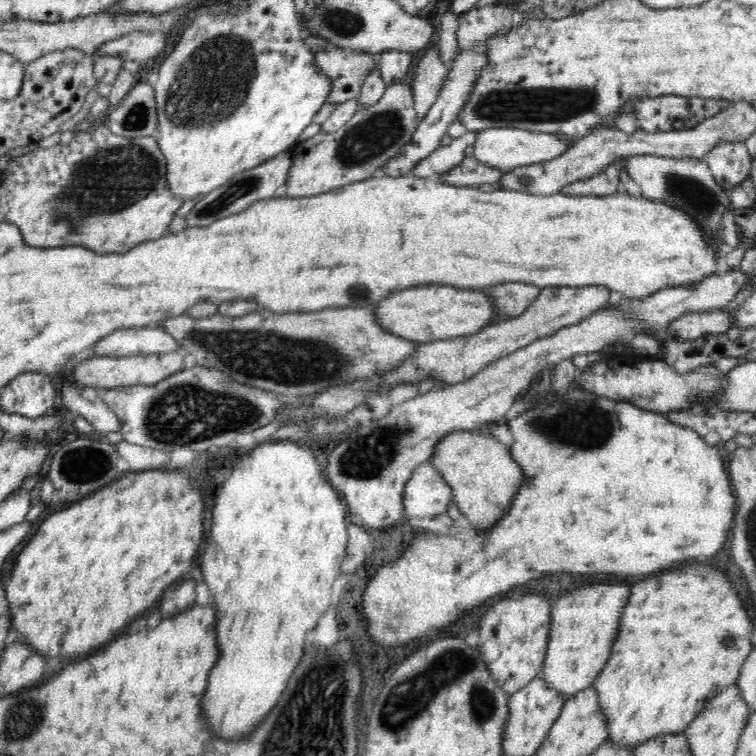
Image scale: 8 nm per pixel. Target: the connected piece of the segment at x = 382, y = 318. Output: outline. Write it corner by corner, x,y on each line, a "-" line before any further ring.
443,284
418,286
396,291
375,305
377,323
392,336
418,343
429,343
478,332
489,325
495,315
493,300
482,289
464,289

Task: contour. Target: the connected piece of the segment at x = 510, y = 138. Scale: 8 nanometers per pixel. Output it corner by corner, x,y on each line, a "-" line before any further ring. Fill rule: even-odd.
487,128
476,136
474,142
474,155
476,160
488,168
497,168
508,172
517,166
528,166
552,160
562,156
569,149
569,144
560,140
554,134
532,132
519,128

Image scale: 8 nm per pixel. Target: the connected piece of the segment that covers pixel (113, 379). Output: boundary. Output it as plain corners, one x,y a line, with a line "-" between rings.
179,352
166,354
132,355
114,358
113,356
94,356
84,360
73,370
75,382
84,387
114,389
129,386
154,386
157,382
186,369
184,358

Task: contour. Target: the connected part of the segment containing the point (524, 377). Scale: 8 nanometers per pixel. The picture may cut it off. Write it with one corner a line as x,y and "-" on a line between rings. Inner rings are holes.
740,268
730,269
722,275
712,274
694,286
676,286
676,288
662,288
654,292
652,296
642,300
630,300
622,298
616,306
598,309
593,315
581,320
578,324
561,328
553,335
535,340
533,344
509,354
504,358
495,360
492,364
483,368
472,378
458,384
448,385
446,388
434,387
425,394
418,394
396,406
392,406
385,416
357,424
350,428
346,438
341,436
334,440
338,442
336,448
326,458
326,468
323,468
325,478
330,486
345,500
350,522
358,526
368,528
385,529
389,526
398,525
403,514
403,490
406,481
411,477
413,470
423,462
431,460
434,447
437,442
452,431
478,430
484,424
501,423
506,412
518,394
530,386
532,378
539,373
546,372
552,365
558,364
562,359
568,359
576,354
588,354
603,350
608,344
623,339
626,334
638,334
647,332
648,329
660,332
666,330
669,324
686,311
704,312
724,309
748,282
752,281
742,273

